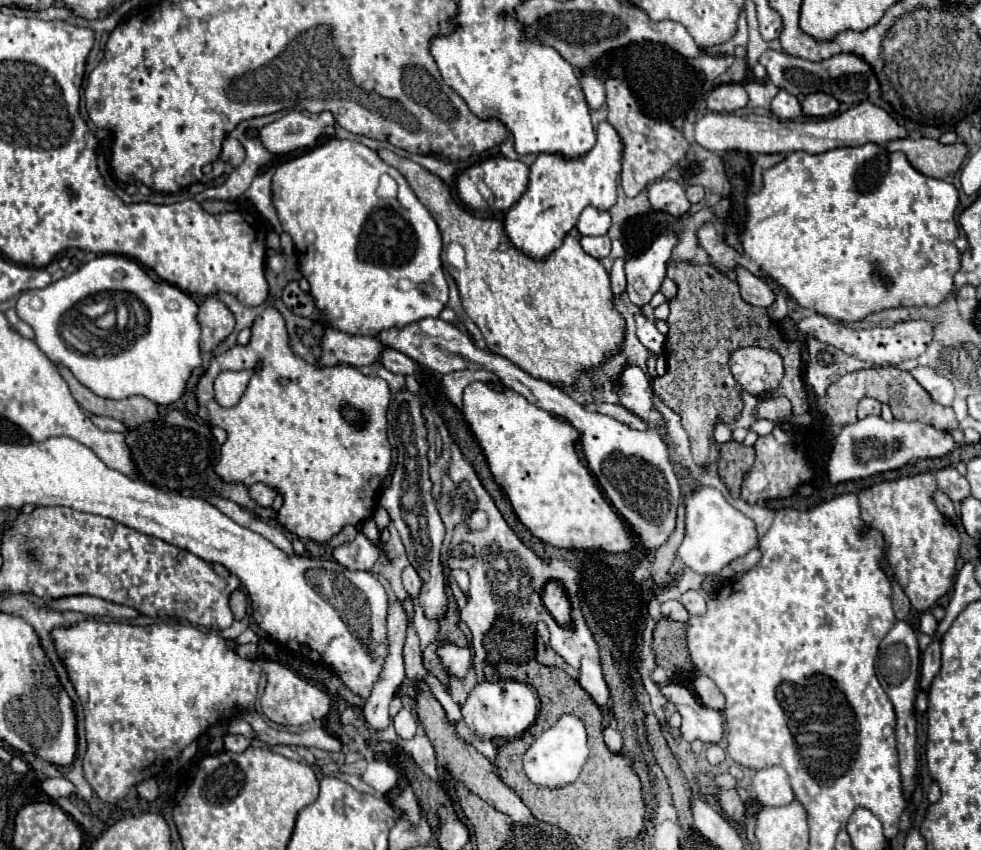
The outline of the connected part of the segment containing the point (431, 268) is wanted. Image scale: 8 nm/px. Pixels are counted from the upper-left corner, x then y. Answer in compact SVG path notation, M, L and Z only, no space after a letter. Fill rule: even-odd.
M331 138L331 140L311 148L305 154L277 166L273 180L271 180L271 202L273 202L273 208L277 212L283 232L287 232L293 238L295 254L299 260L299 272L307 278L307 282L311 286L309 292L315 298L315 306L319 306L319 310L323 310L323 318L327 318L327 328L349 334L349 336L375 336L375 334L379 334L379 330L389 330L391 326L407 326L411 322L419 322L419 318L437 318L439 312L445 308L447 280L443 276L443 262L441 262L443 240L441 240L439 226L437 226L435 218L431 216L431 212L417 200L417 196L409 188L407 180L403 178L403 174L399 170L395 170L393 166L385 164L377 156L375 150L363 146L355 140L347 140L347 138ZM383 172L387 172L391 178L395 178L395 182L399 186L399 192L395 198L379 198L377 196L377 184L379 184L379 176Z

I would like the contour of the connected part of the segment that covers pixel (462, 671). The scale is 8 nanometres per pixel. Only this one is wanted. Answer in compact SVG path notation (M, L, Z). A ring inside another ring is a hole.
M445 644L437 650L445 670L457 674L457 676L465 676L467 670L469 670L469 662L471 662L471 652L469 648L459 648L459 646L453 646L453 644Z

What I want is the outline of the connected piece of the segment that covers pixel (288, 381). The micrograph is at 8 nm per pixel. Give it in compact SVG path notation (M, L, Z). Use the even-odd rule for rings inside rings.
M267 304L267 308L255 318L253 326L251 326L251 340L247 346L233 346L231 350L223 352L223 354L215 354L211 356L211 362L209 362L209 368L205 370L205 374L199 378L197 382L197 388L195 388L195 394L197 394L197 406L199 406L199 412L197 416L207 422L209 426L221 426L225 432L227 432L227 442L223 444L221 448L221 460L219 464L215 466L215 474L223 480L223 482L241 482L245 486L251 486L255 482L263 482L265 486L273 488L277 494L283 496L283 510L279 512L277 520L289 530L293 532L295 536L299 536L301 540L315 540L315 542L327 542L331 536L339 534L347 524L359 524L359 522L365 522L369 520L373 514L375 514L375 508L379 504L379 494L383 490L379 490L383 486L383 480L389 472L389 466L391 466L391 444L387 440L387 406L389 406L389 398L391 398L391 392L389 392L389 386L383 378L377 378L377 376L365 376L363 372L359 372L357 368L349 366L349 364L337 364L337 366L313 366L313 364L307 364L303 358L299 358L291 346L289 346L289 332L285 328L285 320L283 320L283 314L273 306L273 304ZM225 370L253 370L253 376L247 384L247 390L245 394L241 396L239 404L233 406L233 408L223 408L215 402L213 398L213 380L217 378L219 372L225 372ZM345 408L353 408L353 410L359 410L361 416L365 416L365 422L363 424L351 424L345 416L343 416L343 410Z

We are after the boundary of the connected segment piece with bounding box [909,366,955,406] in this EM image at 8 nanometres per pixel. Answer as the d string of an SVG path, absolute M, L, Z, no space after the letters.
M917 366L913 370L909 370L911 376L929 392L929 396L945 406L951 406L953 402L953 382L945 376L945 374L935 374L935 370L931 370L929 366Z

